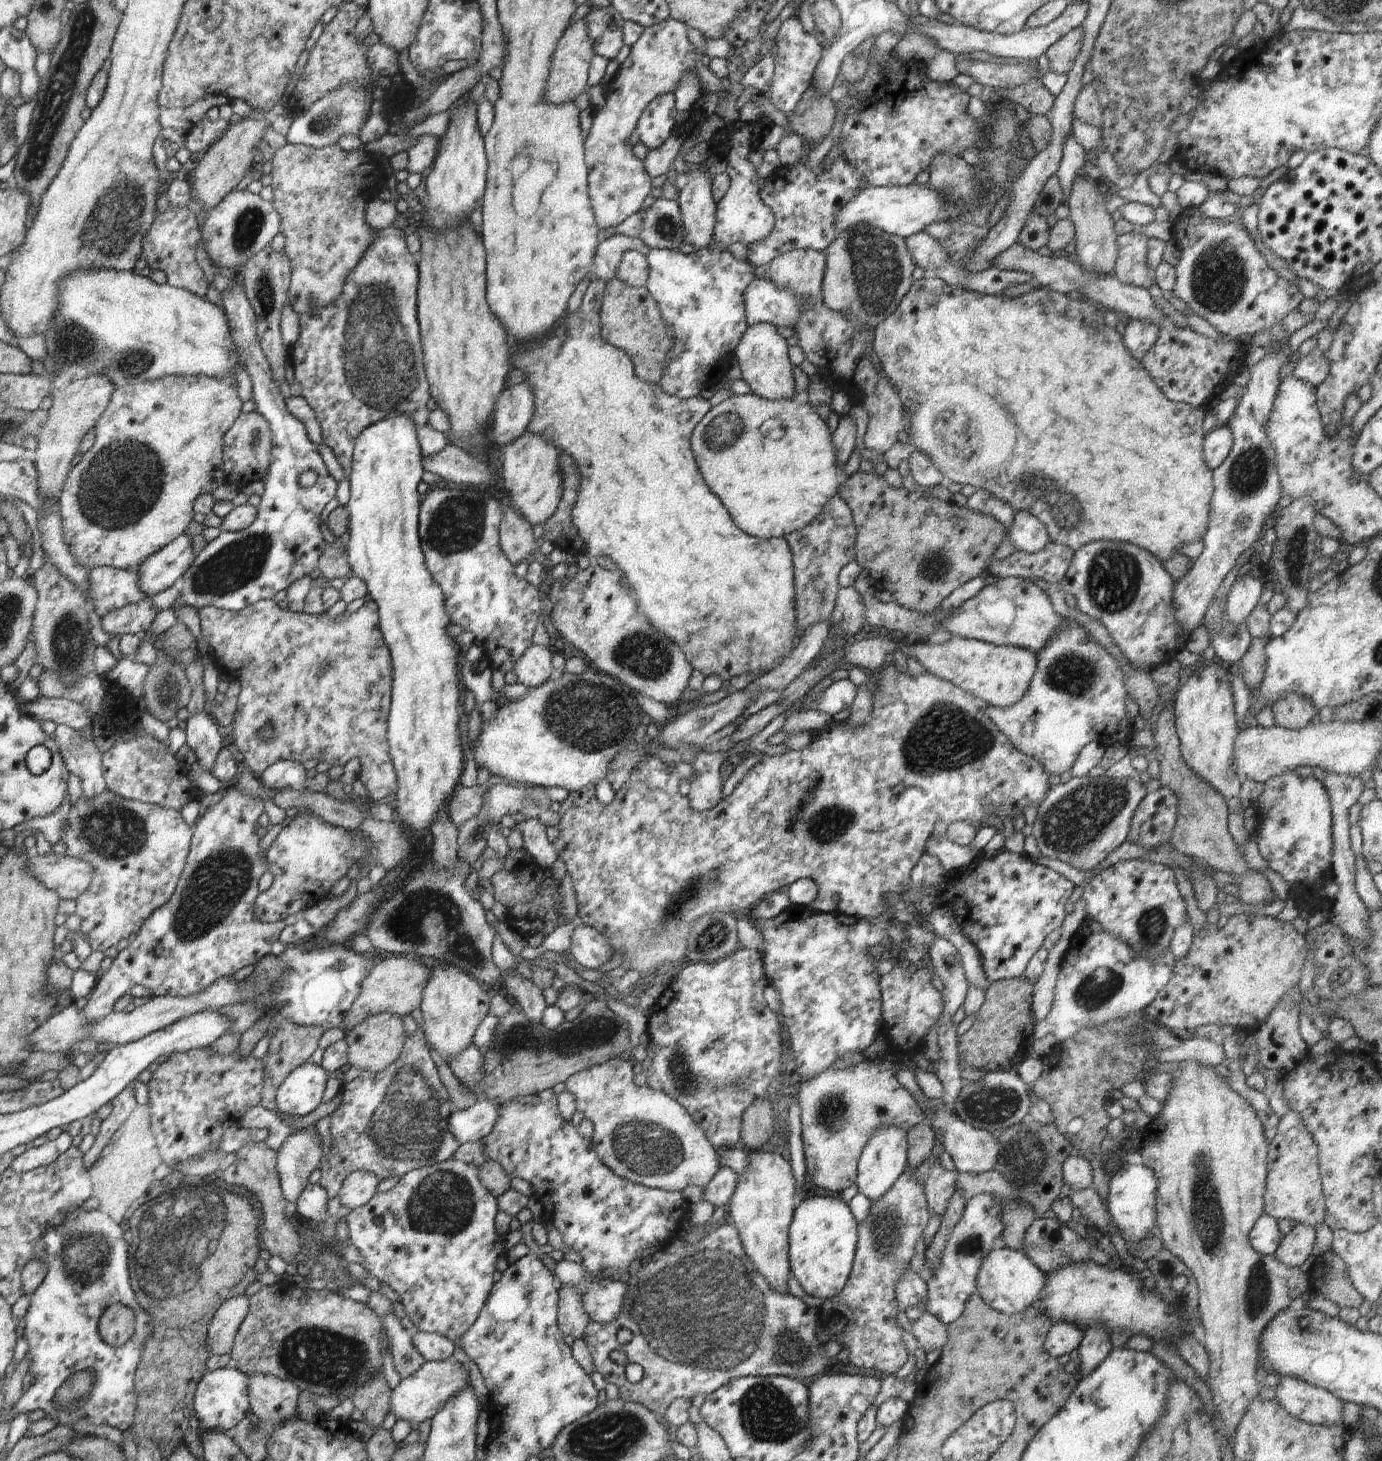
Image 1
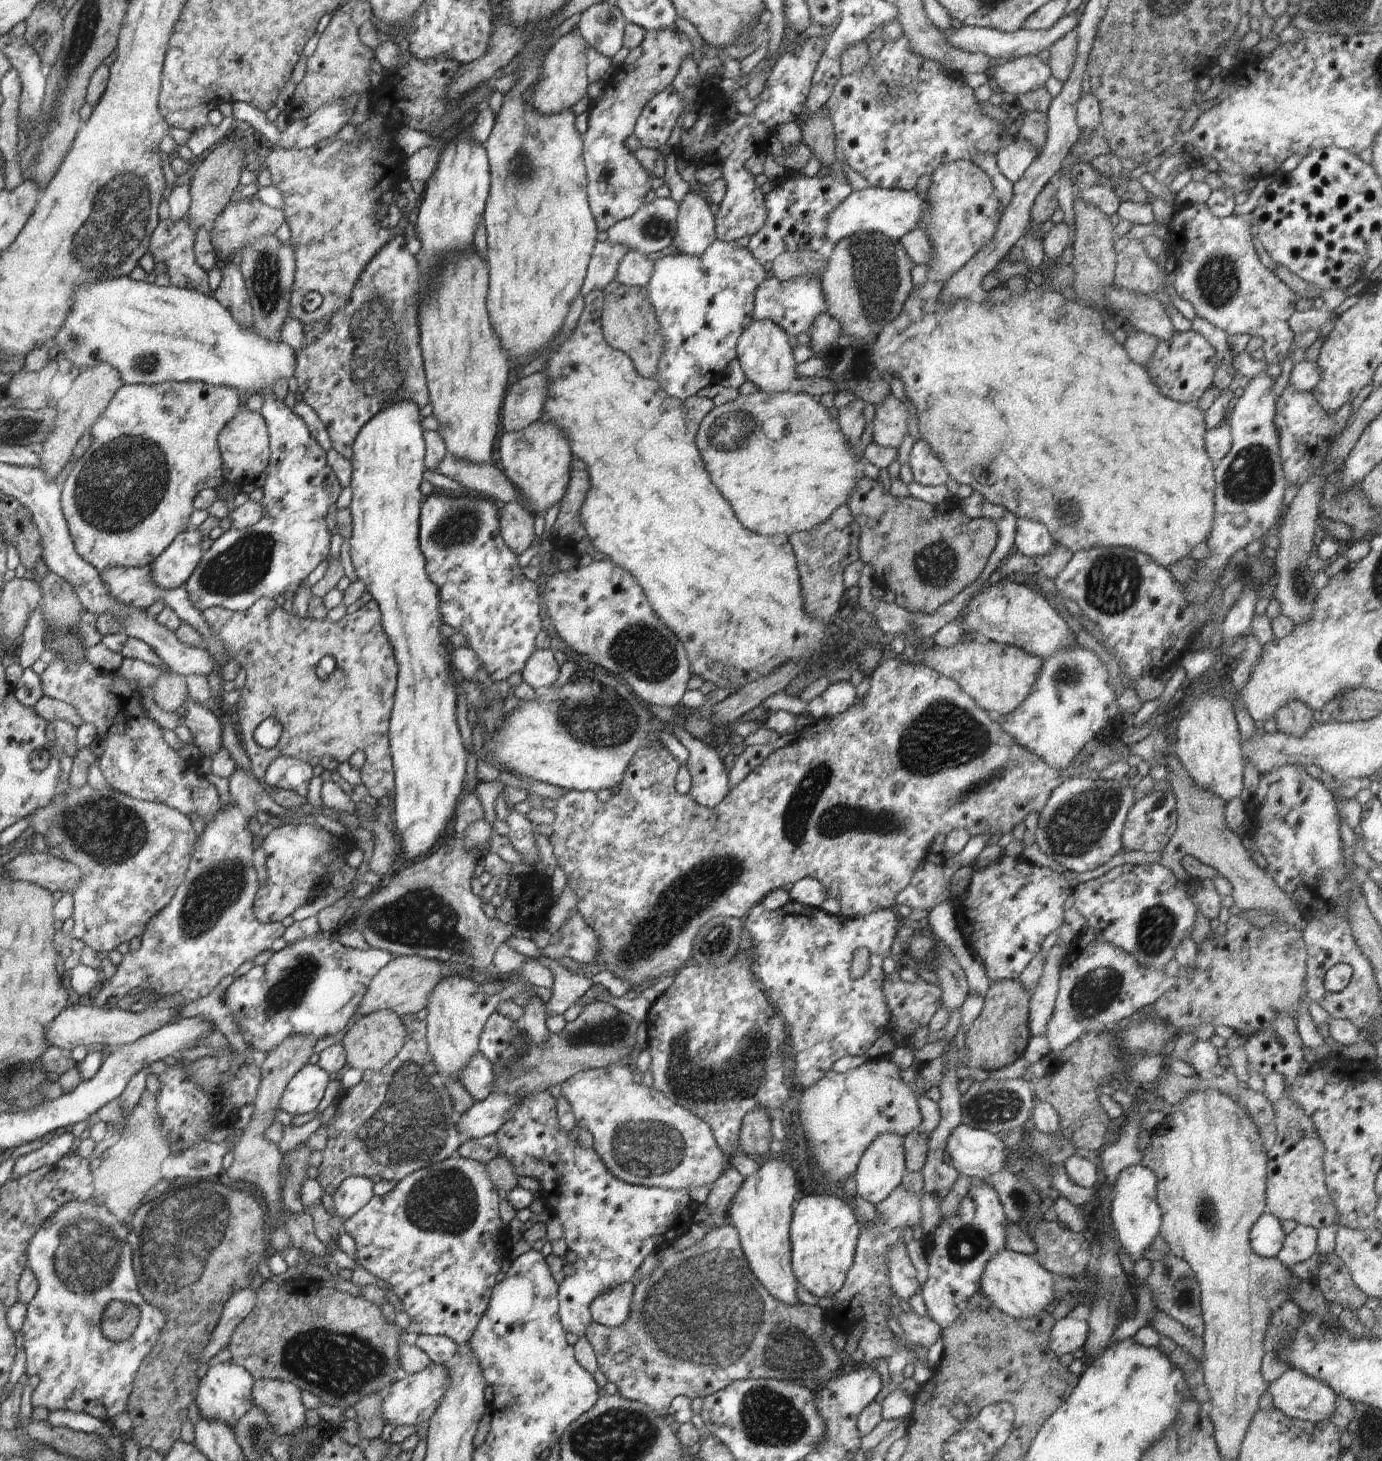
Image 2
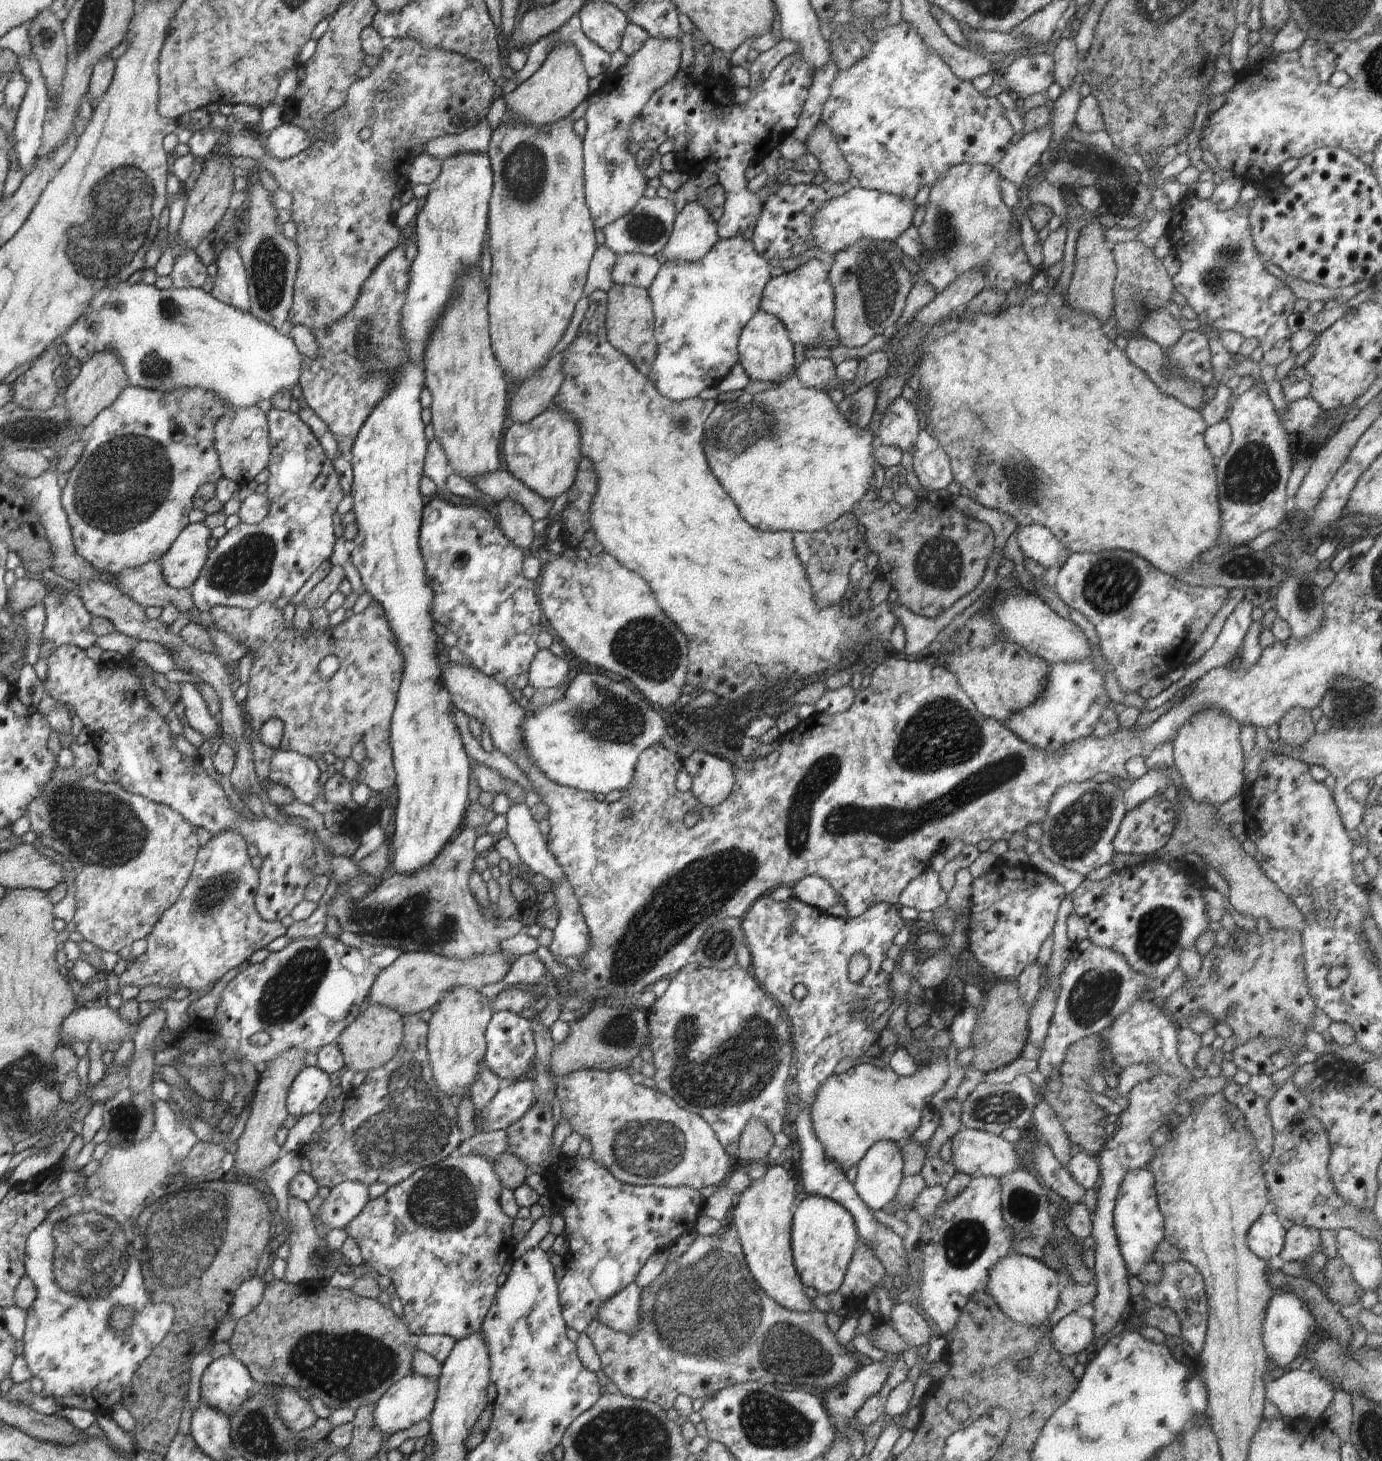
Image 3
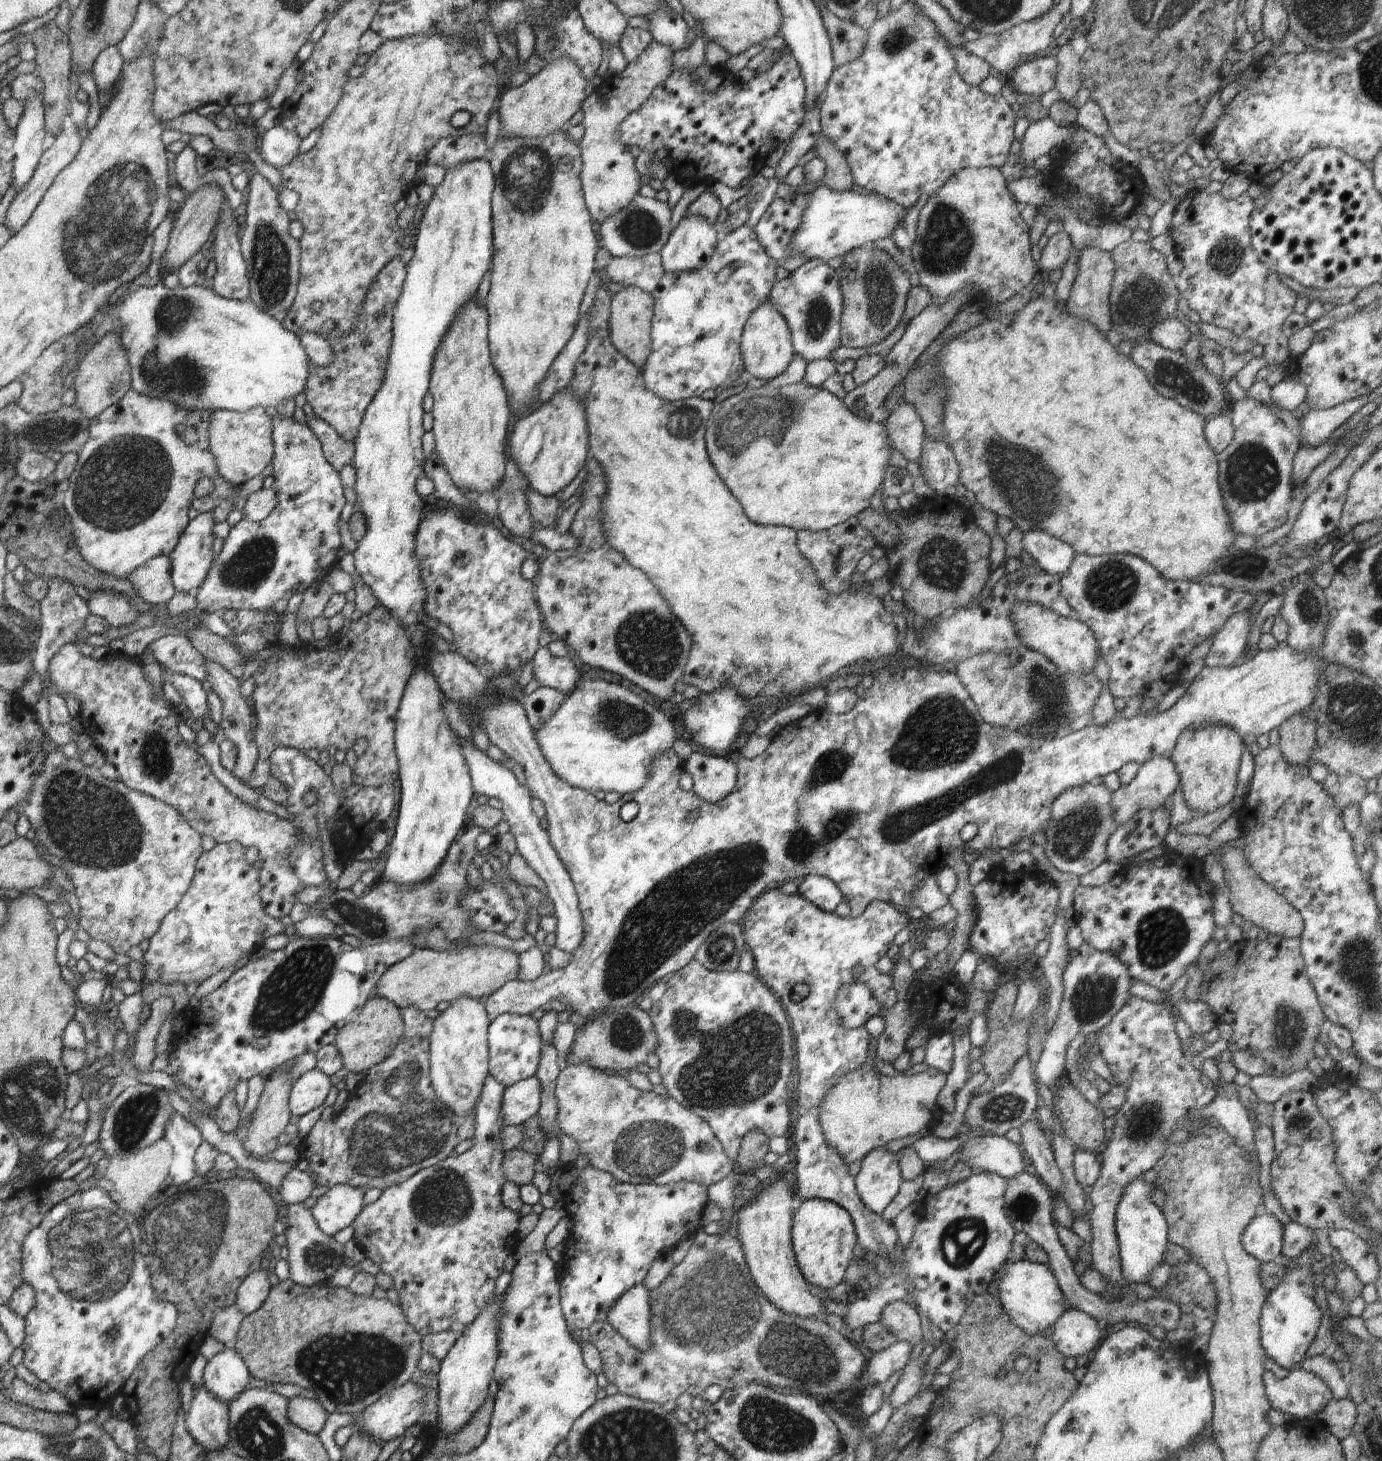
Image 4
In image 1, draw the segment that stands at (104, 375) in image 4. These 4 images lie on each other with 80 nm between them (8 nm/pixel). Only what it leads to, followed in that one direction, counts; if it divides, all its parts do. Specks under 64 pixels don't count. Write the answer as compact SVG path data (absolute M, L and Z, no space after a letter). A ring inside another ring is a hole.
M92 374L84 380L72 382L64 396L54 398L52 408L48 410L48 420L38 432L38 448L31 453L32 462L38 472L38 488L46 498L59 500L64 482L72 468L72 460L85 436L91 432L108 407L110 396L115 391L114 384L104 374Z

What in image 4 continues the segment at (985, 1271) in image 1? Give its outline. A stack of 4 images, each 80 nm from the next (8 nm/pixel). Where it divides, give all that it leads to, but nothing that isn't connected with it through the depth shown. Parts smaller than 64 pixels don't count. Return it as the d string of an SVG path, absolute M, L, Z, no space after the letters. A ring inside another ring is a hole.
M1026 1258L1015 1262L1008 1260L996 1271L995 1280L998 1282L996 1288L999 1290L996 1298L1003 1305L1009 1317L1026 1334L1033 1335L1040 1331L1043 1332L1065 1311L1064 1293L1049 1265L1032 1262Z

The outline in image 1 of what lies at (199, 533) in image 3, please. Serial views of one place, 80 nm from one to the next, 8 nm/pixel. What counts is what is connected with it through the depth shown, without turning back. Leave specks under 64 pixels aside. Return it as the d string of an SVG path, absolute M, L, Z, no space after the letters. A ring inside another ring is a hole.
M183 533L138 566L138 584L147 597L168 590L188 572L190 564L196 560L192 548L193 538Z

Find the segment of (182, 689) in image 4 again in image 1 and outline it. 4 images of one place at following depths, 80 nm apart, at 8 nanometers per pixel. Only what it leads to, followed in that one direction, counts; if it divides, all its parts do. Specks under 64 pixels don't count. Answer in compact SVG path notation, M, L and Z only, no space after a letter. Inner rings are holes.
M205 711L188 718L185 732L187 745L198 757L195 769L198 773L210 773L220 750L224 747L226 732Z

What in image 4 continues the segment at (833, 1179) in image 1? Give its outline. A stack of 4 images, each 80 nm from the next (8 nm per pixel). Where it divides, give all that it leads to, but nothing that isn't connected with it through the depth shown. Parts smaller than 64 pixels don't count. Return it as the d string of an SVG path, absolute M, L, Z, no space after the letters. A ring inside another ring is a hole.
M865 1062L841 1076L819 1106L824 1138L848 1165L861 1161L872 1149L884 1147L890 1140L916 1136L922 1128L929 1128L932 1110L947 1081L947 1075L938 1070L878 1076L872 1067Z

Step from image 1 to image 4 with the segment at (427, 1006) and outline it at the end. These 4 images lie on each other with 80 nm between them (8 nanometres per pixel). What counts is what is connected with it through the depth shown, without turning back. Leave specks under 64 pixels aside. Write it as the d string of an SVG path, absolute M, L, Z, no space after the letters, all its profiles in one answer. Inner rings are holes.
M466 995L453 1000L450 1006L433 1020L429 1036L432 1086L440 1100L461 1118L475 1109L480 1091L489 1075L487 1030L490 1023L485 1003Z

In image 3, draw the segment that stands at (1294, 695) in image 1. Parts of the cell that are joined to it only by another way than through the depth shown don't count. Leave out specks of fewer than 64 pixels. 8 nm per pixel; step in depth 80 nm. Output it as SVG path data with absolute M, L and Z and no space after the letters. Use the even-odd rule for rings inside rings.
M1294 707L1286 711L1277 725L1279 739L1293 749L1302 747L1315 733L1310 711L1305 708Z

